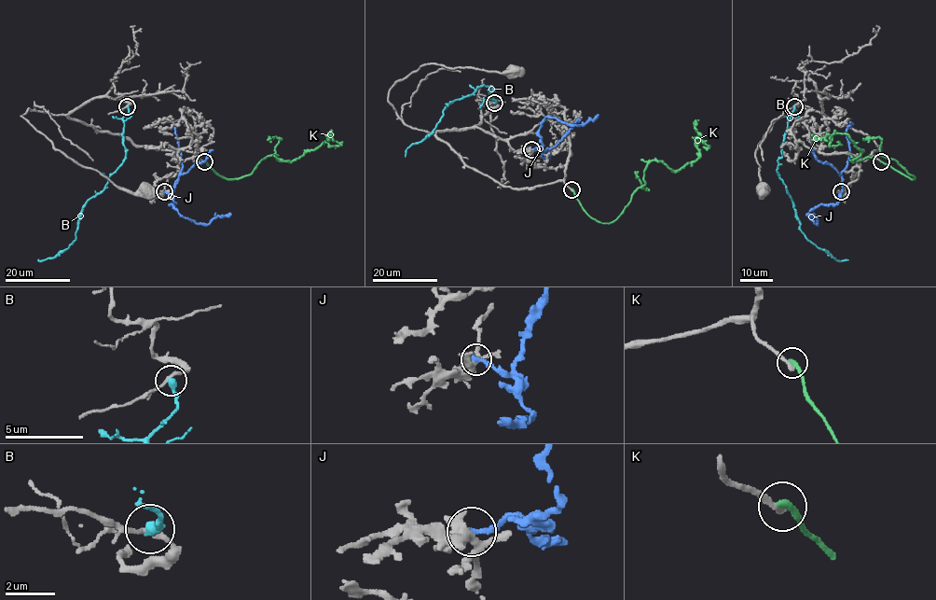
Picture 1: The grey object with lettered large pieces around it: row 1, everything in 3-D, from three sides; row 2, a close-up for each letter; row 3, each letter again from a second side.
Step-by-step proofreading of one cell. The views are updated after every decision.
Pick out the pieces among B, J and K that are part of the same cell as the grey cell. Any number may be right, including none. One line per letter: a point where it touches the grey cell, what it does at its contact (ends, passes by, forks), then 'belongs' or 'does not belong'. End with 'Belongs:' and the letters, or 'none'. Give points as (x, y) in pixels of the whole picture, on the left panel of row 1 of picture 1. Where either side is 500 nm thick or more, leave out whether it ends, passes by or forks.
B: meets grey at (127, 106); it ends there; does not belong
J: meets grey at (164, 191); it ends there; does not belong
K: meets grey at (204, 161); it ends there; does not belong
Belongs: none

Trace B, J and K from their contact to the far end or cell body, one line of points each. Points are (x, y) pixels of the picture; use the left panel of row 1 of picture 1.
B: (127, 105), (121, 165), (87, 202), (75, 239), (52, 258), (37, 259)
J: (164, 191), (175, 202), (172, 204), (179, 214), (197, 223), (209, 223), (219, 216), (231, 214)
K: (204, 161), (225, 178), (241, 178), (264, 159), (293, 160), (328, 134), (328, 144), (339, 146), (336, 141)

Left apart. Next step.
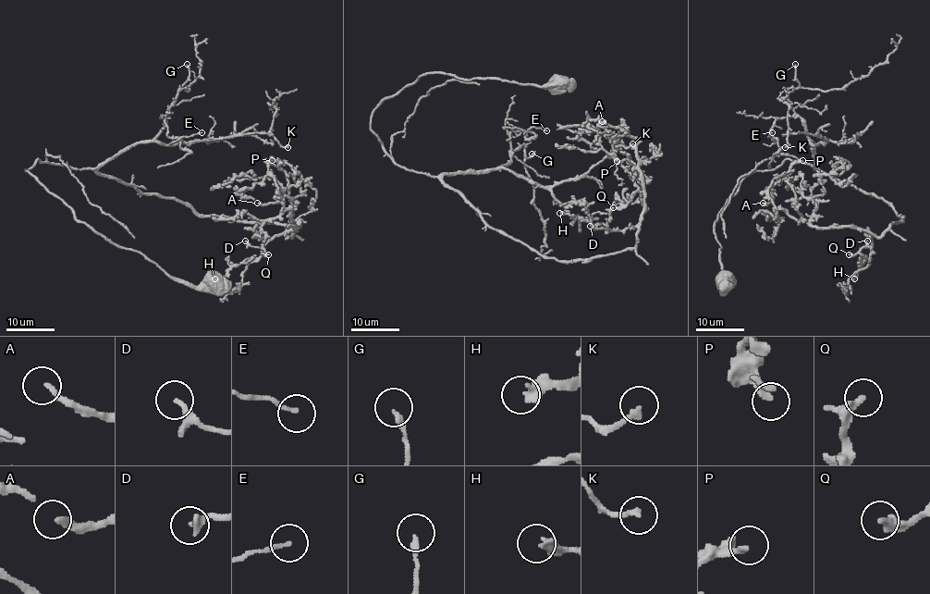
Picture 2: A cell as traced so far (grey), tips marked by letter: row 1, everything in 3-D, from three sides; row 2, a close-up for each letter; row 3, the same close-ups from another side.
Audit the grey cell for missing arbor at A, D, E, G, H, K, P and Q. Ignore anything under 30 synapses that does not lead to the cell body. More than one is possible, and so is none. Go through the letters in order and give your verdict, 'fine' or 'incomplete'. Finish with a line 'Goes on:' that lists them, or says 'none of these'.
A: fine
D: fine
E: fine
G: fine
H: fine
K: fine
P: fine
Q: fine
Goes on: none of these

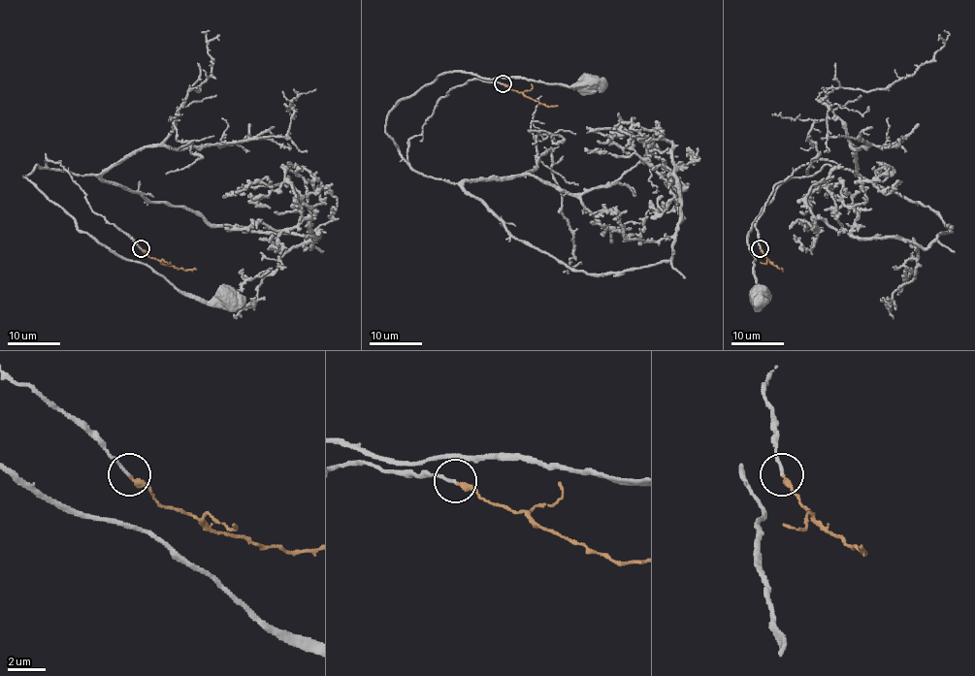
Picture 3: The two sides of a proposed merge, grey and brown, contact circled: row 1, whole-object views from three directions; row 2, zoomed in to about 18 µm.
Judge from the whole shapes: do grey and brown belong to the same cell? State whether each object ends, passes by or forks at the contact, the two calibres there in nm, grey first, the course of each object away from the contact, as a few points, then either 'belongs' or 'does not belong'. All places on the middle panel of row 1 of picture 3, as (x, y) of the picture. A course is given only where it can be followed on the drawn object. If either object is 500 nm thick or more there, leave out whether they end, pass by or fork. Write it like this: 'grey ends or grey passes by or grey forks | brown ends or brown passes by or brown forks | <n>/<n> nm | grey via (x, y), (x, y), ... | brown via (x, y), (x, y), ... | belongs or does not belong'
grey ends | brown ends | 150/260 nm | grey via (503, 84), (469, 80), (453, 87), (408, 141), (407, 162), (385, 130), (386, 114), (441, 74), (591, 85) | brown via (503, 84), (549, 107), (558, 106) | belongs

